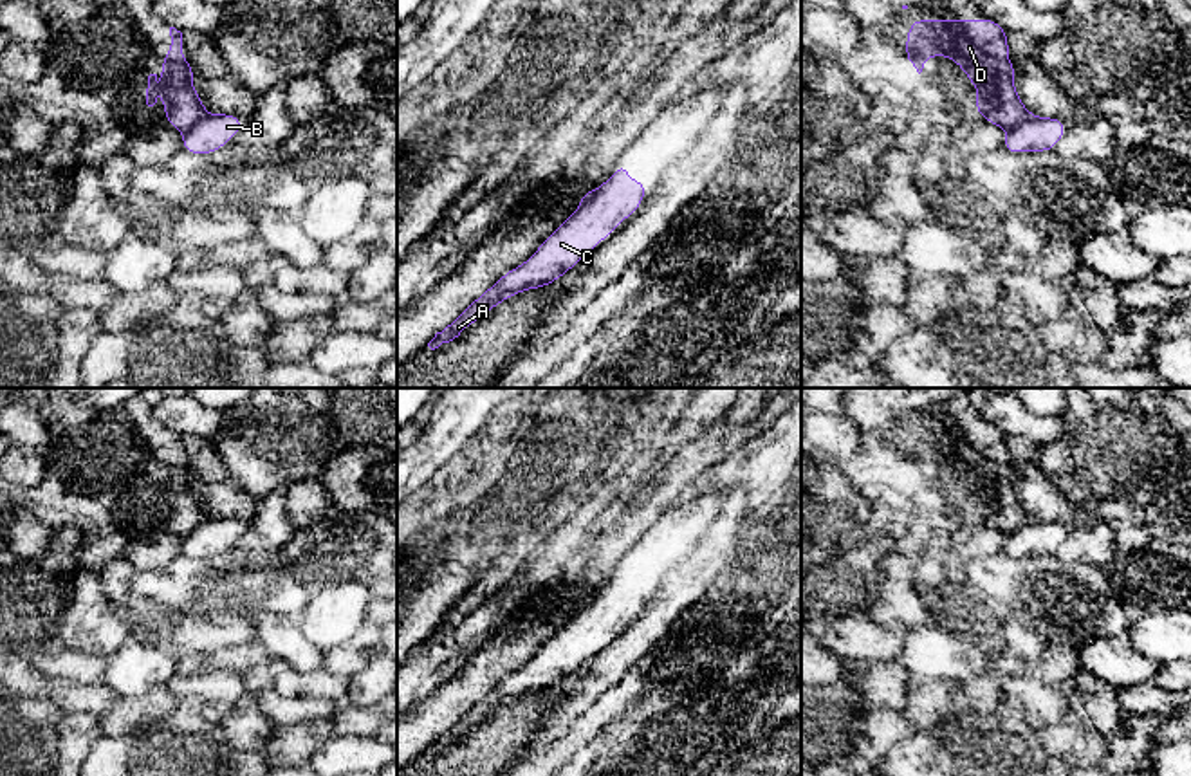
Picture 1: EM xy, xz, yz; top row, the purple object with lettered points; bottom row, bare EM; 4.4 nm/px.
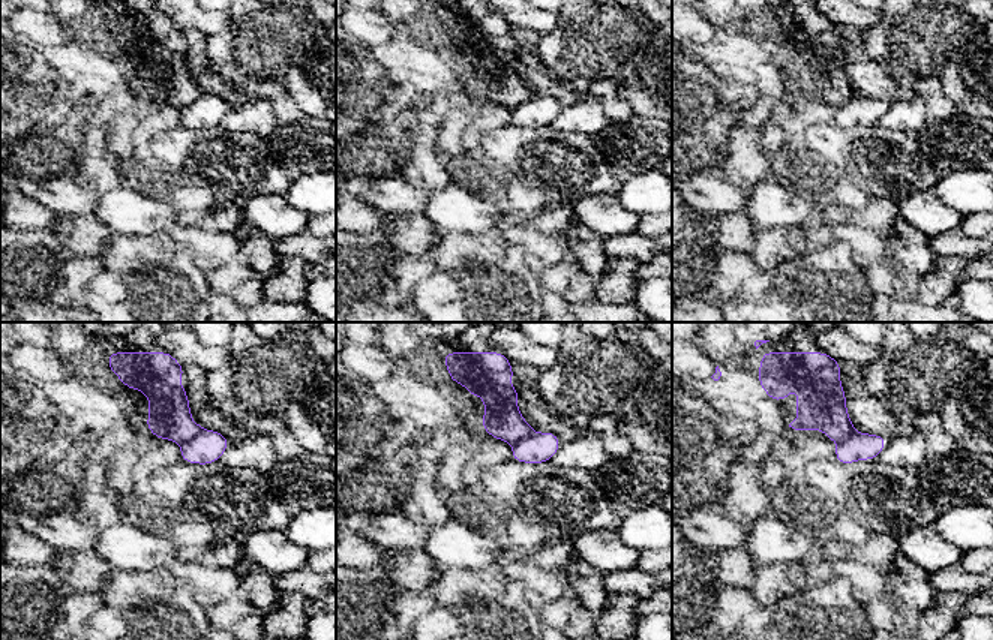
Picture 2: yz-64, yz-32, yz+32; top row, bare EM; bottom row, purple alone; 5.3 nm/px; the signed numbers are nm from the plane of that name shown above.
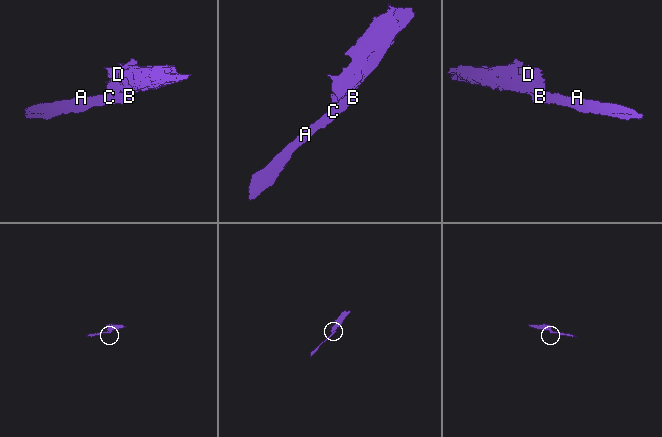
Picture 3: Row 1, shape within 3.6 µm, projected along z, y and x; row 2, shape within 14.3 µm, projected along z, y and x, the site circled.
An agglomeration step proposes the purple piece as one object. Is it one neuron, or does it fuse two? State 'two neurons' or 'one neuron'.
two neurons

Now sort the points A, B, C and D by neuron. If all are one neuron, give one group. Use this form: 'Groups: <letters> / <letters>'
Groups: A B C / D

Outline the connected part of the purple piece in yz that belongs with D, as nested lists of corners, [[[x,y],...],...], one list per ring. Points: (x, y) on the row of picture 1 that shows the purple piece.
[[[911,20],[906,34],[906,61],[920,74],[929,56],[946,56],[960,65],[967,74],[969,85],[978,87],[976,108],[989,125],[1014,128],[1032,114],[1021,103],[1014,88],[1014,63],[1005,58],[1011,52],[1007,31],[994,20]]]

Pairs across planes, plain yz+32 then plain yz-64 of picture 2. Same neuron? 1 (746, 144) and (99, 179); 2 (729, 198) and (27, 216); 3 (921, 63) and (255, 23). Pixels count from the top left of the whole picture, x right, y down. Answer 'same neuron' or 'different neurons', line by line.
1: same neuron
2: different neurons
3: same neuron

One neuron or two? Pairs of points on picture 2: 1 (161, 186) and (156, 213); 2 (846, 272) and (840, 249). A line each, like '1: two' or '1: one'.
1: two
2: one

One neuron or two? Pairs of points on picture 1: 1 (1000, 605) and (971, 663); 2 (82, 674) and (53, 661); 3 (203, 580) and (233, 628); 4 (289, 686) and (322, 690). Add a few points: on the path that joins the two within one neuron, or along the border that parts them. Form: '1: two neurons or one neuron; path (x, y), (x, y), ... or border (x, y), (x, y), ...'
1: two neurons; border (941, 628), (989, 652)
2: one neuron; path (74, 666), (60, 661)
3: two neurons; border (210, 571), (231, 609), (204, 625)
4: one neuron; path (296, 686), (314, 686)

